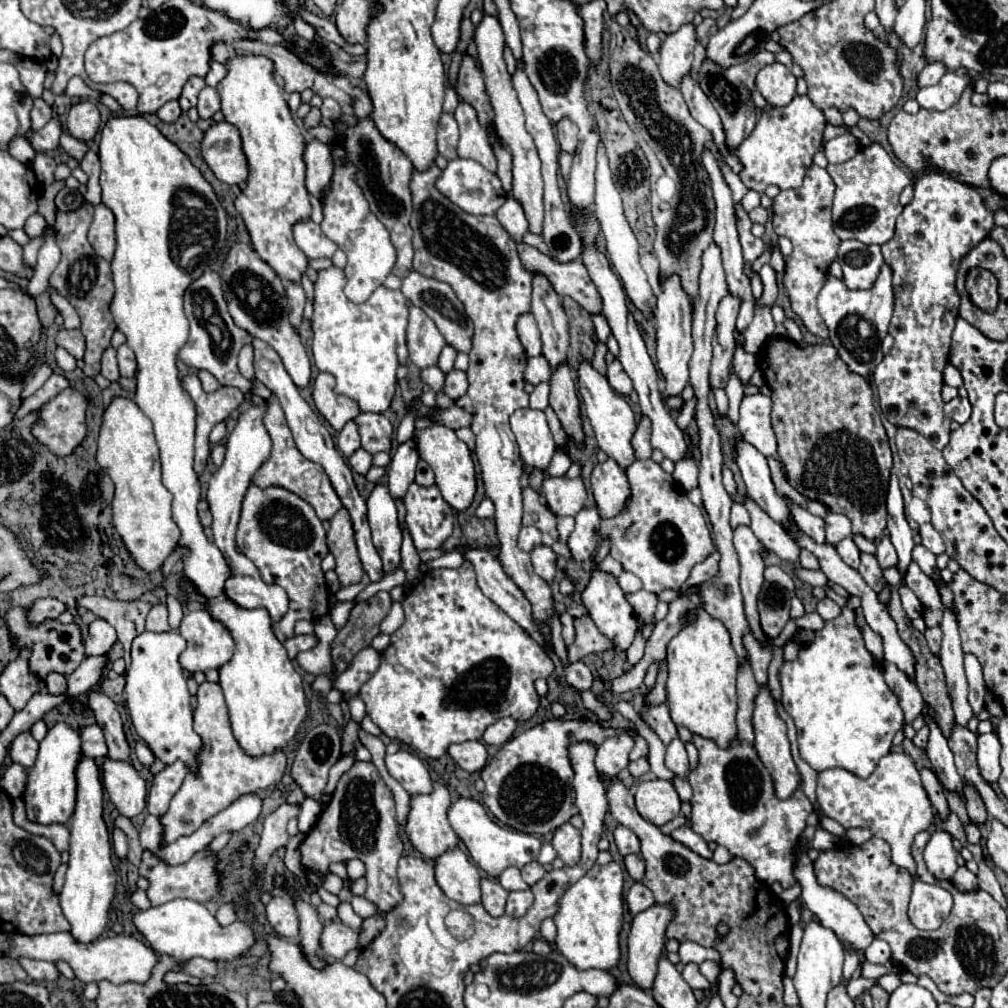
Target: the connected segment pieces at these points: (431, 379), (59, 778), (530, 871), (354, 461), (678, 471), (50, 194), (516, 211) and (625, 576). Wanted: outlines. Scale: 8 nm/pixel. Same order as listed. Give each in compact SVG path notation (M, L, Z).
M432 365L432 367L426 367L422 371L422 379L424 383L428 383L432 389L442 389L444 387L444 373L438 365Z
M56 723L48 729L40 743L34 767L28 769L28 783L24 793L26 813L30 821L38 823L68 823L76 805L76 765L82 757L80 735L68 723Z
M528 863L524 869L522 869L522 879L528 883L528 885L534 885L536 881L540 881L544 877L544 867L540 863Z
M358 449L358 451L348 459L348 463L350 463L350 467L352 467L356 473L366 475L368 469L372 467L372 455L370 455L368 451L364 451L364 449Z
M692 457L688 459L682 459L676 463L676 469L674 469L674 481L684 489L684 491L690 491L694 487L698 487L698 465Z
M56 181L54 185L44 188L42 195L38 200L37 212L42 213L42 215L46 217L46 222L50 227L54 227L56 220L57 208L55 206L54 199L62 187L64 187L64 181Z
M514 197L506 199L506 203L496 211L496 217L498 217L500 225L508 231L508 235L516 243L522 243L522 237L528 231L528 221L524 217L524 209L520 207L520 203Z
M624 571L624 573L618 577L618 581L620 581L620 587L622 587L626 593L636 593L636 591L642 589L640 579L638 579L636 575L628 573L628 571Z

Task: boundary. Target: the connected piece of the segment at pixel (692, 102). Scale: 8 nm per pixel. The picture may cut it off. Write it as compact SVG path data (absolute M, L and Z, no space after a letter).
M692 75L684 77L682 83L680 83L680 91L682 91L682 95L684 95L686 103L688 103L688 109L690 109L692 117L698 123L702 123L714 135L714 143L716 143L720 155L726 153L728 151L726 149L726 135L724 135L724 127L720 123L720 115L712 107L710 99L704 95L704 91L700 89L698 81Z

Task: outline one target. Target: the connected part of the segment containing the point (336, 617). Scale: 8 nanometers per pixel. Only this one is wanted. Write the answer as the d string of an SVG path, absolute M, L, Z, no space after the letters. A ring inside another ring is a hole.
M330 601L328 615L332 617L332 623L334 623L336 629L340 629L342 623L348 621L348 615L350 615L352 607L354 607L354 601L348 601L348 603L342 603L342 605L336 605L336 601Z

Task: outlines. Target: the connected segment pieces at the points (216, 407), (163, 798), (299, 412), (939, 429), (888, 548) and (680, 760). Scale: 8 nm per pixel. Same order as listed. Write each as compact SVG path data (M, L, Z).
M186 375L182 381L184 389L196 403L198 419L196 419L196 459L194 469L196 473L202 473L206 467L206 459L210 455L210 441L208 435L212 427L220 421L224 421L238 405L244 403L244 393L236 387L222 387L214 393L206 393L202 389L202 383L198 375Z
M176 761L168 765L164 771L154 775L150 793L148 793L148 811L156 817L162 817L168 811L170 799L180 789L184 777L188 773L188 767L182 761Z
M252 339L252 347L254 347L254 369L256 369L256 379L258 379L260 383L264 383L264 385L278 397L280 407L282 407L282 411L284 411L284 415L286 415L288 427L290 427L290 431L292 431L292 435L294 435L294 441L296 441L298 451L300 451L306 459L310 459L310 461L314 461L314 463L318 463L318 465L324 467L324 471L326 471L326 475L330 477L332 487L336 489L336 493L338 493L342 505L350 511L350 517L352 517L352 523L354 523L354 533L356 533L356 543L358 543L358 553L360 553L362 567L364 567L364 571L366 571L366 575L368 575L368 579L370 579L372 583L380 581L386 573L382 571L382 559L380 559L380 555L378 555L378 551L376 551L376 547L372 545L372 539L370 539L370 525L368 525L368 519L366 519L366 501L360 497L360 493L358 493L358 489L356 489L356 485L354 485L352 471L350 471L346 459L344 459L344 457L340 455L340 451L336 449L336 445L334 445L334 441L332 441L332 435L330 435L328 429L322 425L320 417L318 417L318 415L310 409L310 405L300 397L296 385L292 383L290 375L286 373L286 369L284 369L284 365L282 365L280 357L276 355L276 351L272 351L272 347L270 347L268 343L260 341L260 339Z
M940 173L922 175L916 179L914 187L906 187L900 195L900 203L906 205L900 217L896 219L894 237L882 245L882 255L888 267L892 269L894 285L894 315L890 321L890 335L894 337L892 351L882 359L874 371L874 383L880 395L880 409L884 417L896 427L908 427L924 435L936 449L948 445L951 433L951 420L944 414L942 401L942 371L948 363L950 353L950 335L954 331L954 321L958 317L960 295L956 291L956 271L960 259L976 247L994 227L994 215L984 207L982 197L972 189Z
M882 537L882 539L878 539L876 547L878 547L878 549L876 549L876 559L878 559L880 569L896 567L898 557L896 557L896 549L892 547L892 541L890 541L888 537Z
M676 737L670 745L668 745L668 751L666 751L666 767L678 775L678 777L688 777L690 775L690 763L688 763L688 755L686 755L686 749L684 749L684 743Z

